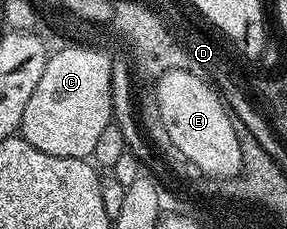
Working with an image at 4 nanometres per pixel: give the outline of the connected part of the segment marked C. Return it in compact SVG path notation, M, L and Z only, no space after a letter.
M65 45L62 51L48 56L43 75L35 91L28 98L27 107L23 110L23 117L19 128L22 139L26 139L35 149L43 153L51 153L51 157L75 157L89 159L95 149L103 129L114 122L112 105L112 65L113 60L107 54L96 51L93 45Z

